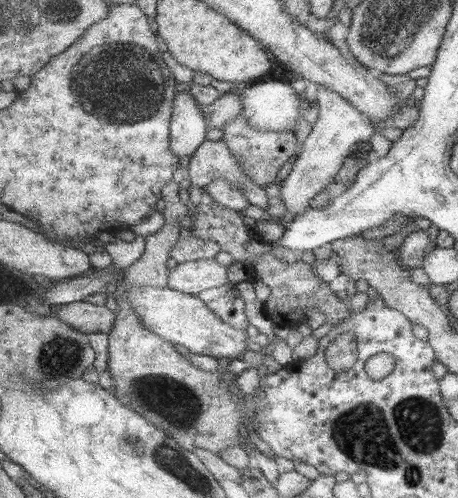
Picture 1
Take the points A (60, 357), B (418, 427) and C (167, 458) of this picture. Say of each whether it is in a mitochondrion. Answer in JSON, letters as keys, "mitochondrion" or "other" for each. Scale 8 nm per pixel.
{"A":"mitochondrion","B":"mitochondrion","C":"mitochondrion"}

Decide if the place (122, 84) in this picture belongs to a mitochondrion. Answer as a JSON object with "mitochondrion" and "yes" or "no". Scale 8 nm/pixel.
{"mitochondrion":"yes"}

